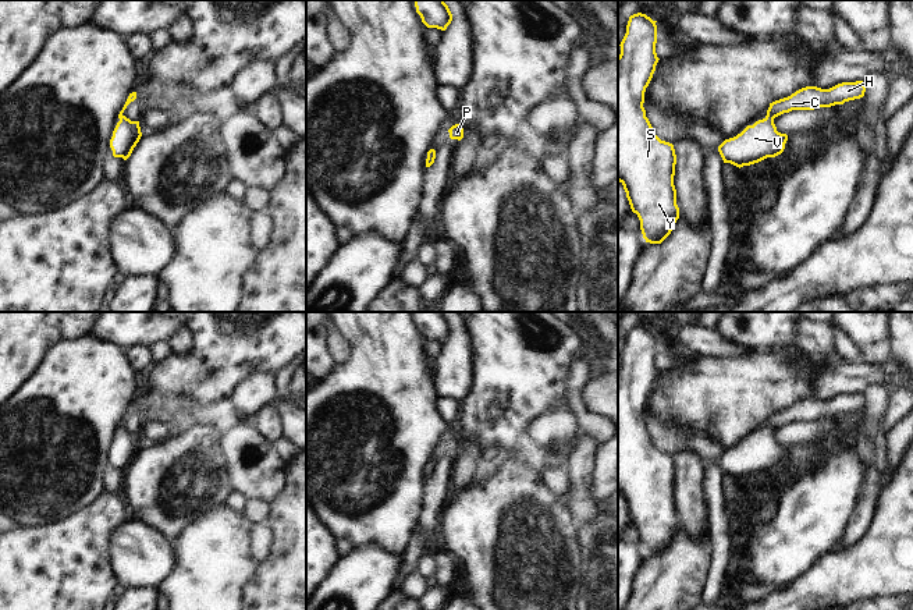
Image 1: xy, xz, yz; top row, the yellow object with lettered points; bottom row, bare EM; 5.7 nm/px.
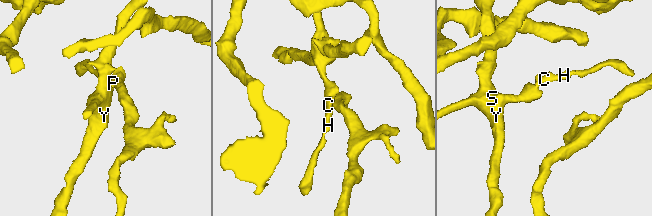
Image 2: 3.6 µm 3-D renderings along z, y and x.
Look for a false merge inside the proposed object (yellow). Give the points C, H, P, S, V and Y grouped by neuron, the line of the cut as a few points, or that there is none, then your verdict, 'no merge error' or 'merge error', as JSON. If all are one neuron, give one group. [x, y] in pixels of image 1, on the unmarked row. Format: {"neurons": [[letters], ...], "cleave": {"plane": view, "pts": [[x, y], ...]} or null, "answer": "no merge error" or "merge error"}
{"neurons": [["C", "H", "P", "S", "V", "Y"]], "cleave": null, "answer": "no merge error"}

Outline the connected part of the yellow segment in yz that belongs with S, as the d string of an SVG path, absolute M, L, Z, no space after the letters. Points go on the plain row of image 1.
M642 324L630 327L618 368L618 493L624 497L632 524L640 532L643 550L650 556L661 556L679 531L674 497L675 461L654 446L643 419L646 400L660 372L656 365L656 334Z

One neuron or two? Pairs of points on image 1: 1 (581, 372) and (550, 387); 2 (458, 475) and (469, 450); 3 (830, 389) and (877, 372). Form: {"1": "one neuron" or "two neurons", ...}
{"1": "two neurons", "2": "one neuron", "3": "one neuron"}

